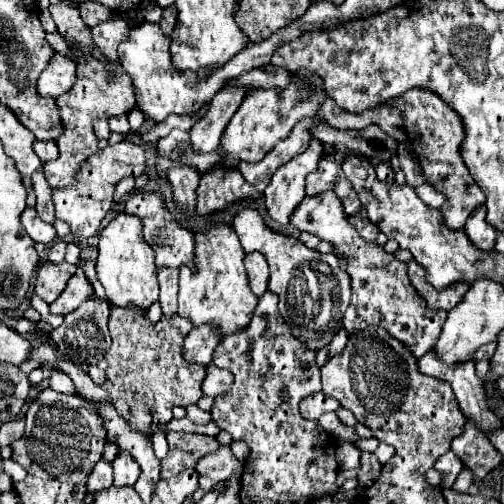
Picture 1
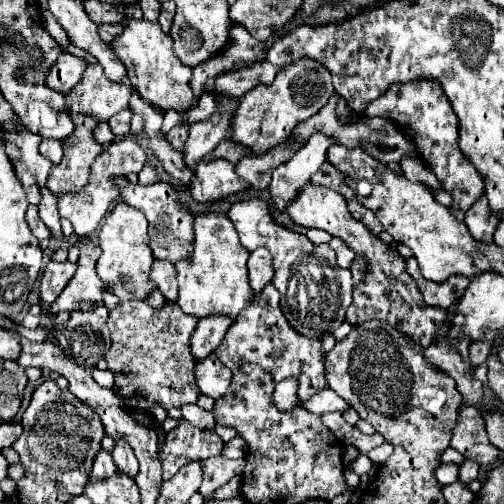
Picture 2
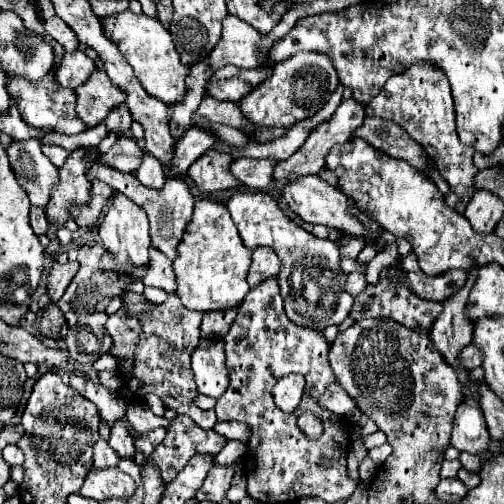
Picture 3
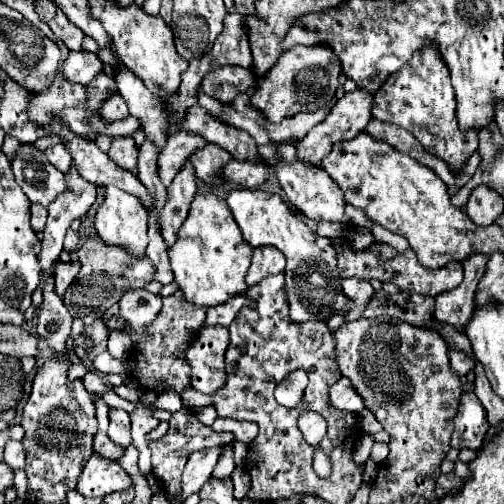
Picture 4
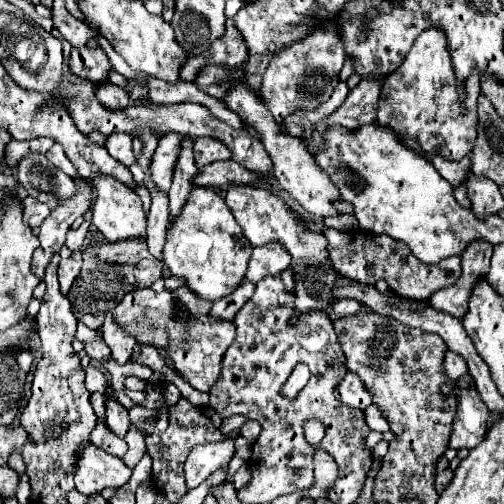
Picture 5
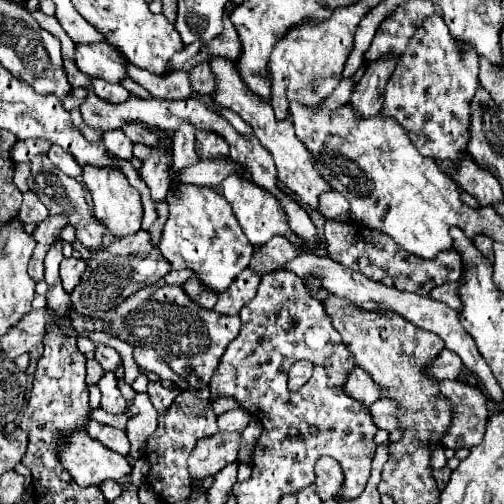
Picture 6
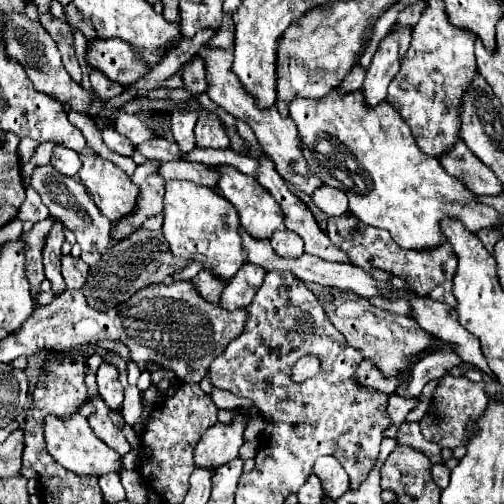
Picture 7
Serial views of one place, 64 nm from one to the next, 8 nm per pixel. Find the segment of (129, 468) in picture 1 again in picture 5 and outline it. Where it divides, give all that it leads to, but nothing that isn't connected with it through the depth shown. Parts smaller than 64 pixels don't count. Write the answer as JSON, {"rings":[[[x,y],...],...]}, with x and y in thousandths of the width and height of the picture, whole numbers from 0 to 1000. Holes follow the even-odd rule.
{"rings":[[[210,786],[210,841],[234,865],[246,865],[258,849],[254,813],[226,786]]]}

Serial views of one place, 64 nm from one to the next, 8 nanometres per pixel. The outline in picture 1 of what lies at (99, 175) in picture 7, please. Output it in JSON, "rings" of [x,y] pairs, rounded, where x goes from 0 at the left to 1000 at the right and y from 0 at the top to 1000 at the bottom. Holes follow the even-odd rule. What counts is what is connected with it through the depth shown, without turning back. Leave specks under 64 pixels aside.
{"rings":[[[234,421],[198,460],[194,480],[198,504],[190,516],[190,544],[210,571],[214,599],[226,607],[278,607],[290,615],[313,595],[313,556],[302,492],[290,484],[282,464],[282,444],[274,429]]]}

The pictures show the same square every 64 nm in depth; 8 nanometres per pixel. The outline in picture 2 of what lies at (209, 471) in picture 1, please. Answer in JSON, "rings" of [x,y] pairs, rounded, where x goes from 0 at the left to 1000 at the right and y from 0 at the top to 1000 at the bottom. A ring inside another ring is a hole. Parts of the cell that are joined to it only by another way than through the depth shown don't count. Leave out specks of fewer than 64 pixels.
{"rings":[[[425,905],[413,913],[401,913],[405,925],[405,952],[397,964],[401,988],[421,988],[425,976],[444,964],[464,940],[484,937],[484,913],[448,913],[440,905]]]}

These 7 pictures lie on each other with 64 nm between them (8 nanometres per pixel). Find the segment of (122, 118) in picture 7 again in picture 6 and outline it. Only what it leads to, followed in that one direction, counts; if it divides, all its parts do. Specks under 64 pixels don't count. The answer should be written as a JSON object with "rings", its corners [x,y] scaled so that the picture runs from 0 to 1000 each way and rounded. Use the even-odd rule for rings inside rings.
{"rings":[[[246,246],[246,254],[238,254],[262,282],[282,282],[282,286],[310,286],[317,266],[313,262],[298,262],[294,254],[286,254],[282,246]]]}

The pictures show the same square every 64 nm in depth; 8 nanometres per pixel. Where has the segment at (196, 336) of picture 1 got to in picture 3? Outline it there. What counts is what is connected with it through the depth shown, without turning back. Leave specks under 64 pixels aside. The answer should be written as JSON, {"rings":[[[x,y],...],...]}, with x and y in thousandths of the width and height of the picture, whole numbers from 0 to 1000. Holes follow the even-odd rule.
{"rings":[[[452,611],[452,619],[405,619],[401,631],[401,667],[448,667],[456,643],[468,631],[472,611]]]}

